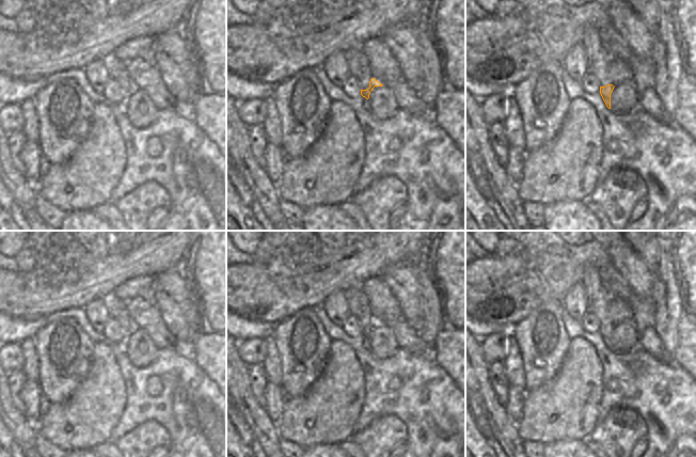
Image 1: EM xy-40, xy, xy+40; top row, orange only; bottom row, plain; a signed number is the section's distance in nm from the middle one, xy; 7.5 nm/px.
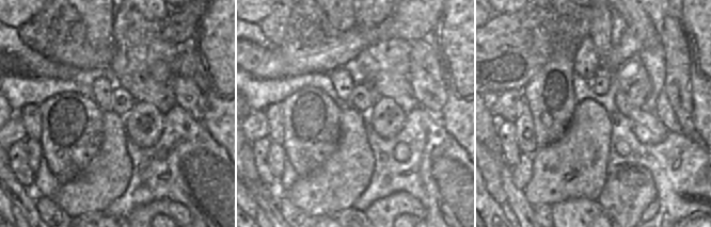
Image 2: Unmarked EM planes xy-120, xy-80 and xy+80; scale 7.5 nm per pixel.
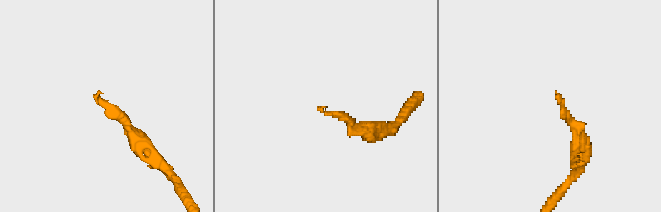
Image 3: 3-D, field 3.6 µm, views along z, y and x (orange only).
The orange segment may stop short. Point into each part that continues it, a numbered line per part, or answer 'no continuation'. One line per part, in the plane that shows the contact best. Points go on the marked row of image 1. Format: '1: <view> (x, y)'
1: xy (358, 65)

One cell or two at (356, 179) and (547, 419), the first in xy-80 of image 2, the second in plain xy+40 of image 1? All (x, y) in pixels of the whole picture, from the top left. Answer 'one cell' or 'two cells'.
one cell

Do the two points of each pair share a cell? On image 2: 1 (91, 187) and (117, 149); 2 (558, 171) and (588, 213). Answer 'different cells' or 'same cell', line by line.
1: same cell
2: different cells

